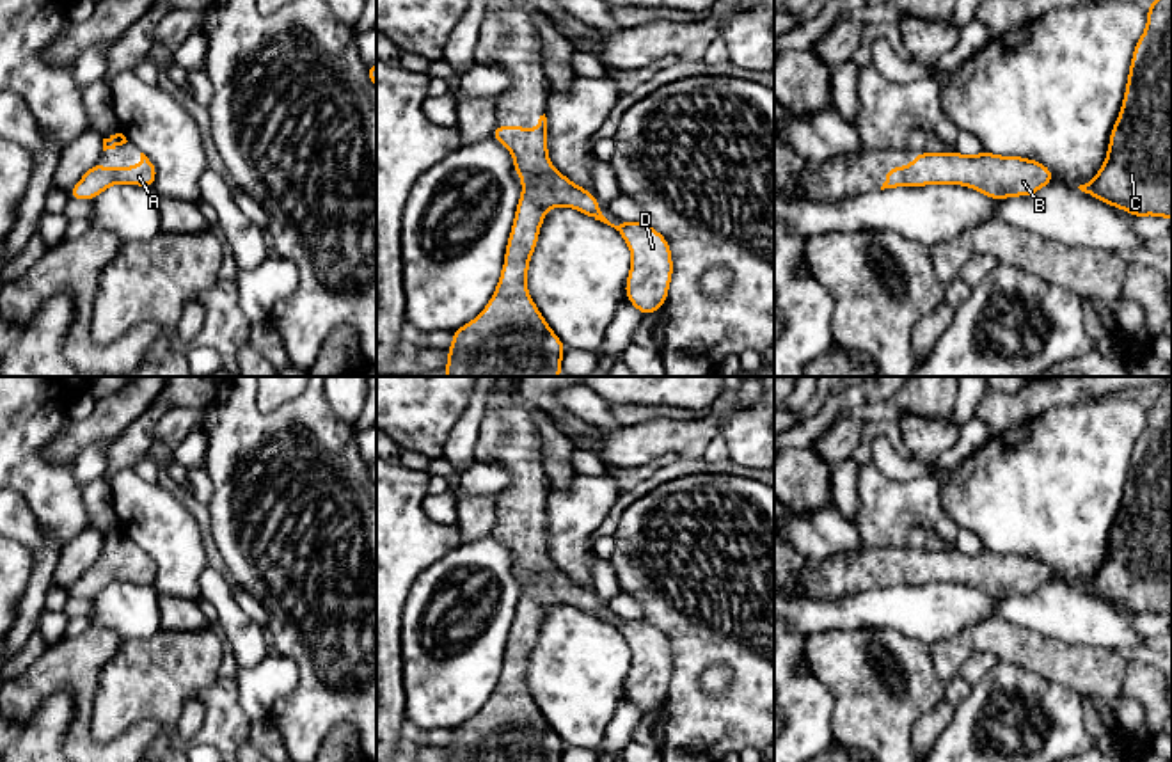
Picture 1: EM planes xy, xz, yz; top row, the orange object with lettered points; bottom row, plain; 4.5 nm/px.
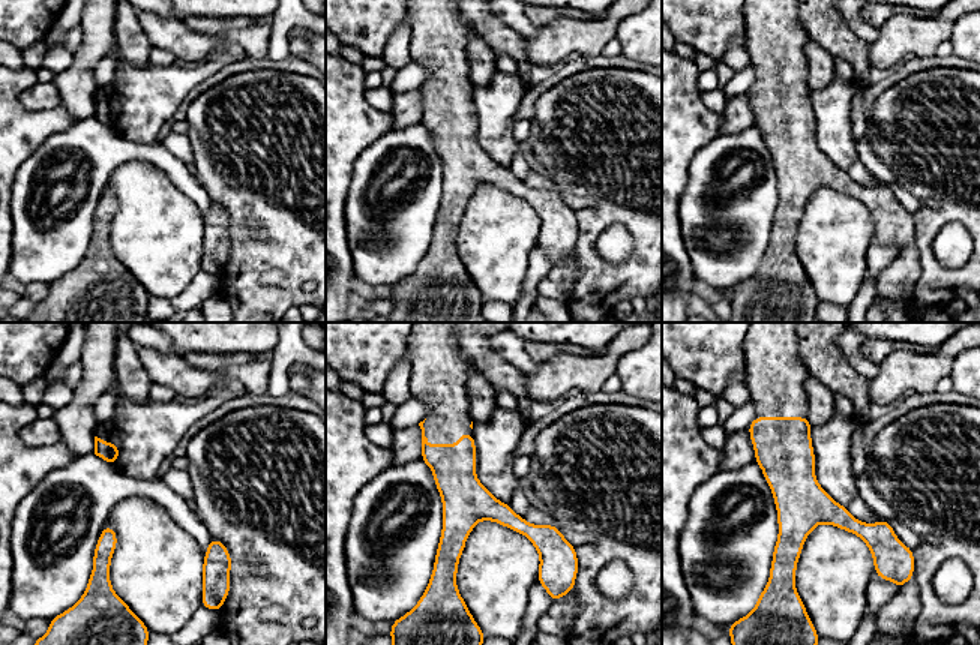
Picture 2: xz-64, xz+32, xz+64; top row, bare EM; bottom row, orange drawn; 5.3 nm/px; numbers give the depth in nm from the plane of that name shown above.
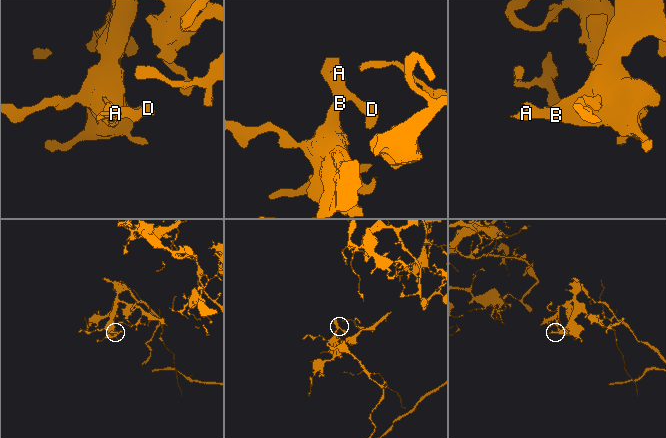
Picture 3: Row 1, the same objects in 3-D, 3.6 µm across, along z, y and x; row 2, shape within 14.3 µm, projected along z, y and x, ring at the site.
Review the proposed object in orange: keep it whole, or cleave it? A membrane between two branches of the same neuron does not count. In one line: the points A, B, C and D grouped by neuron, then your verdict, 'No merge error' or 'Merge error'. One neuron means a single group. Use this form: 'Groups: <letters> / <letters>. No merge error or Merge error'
Groups: A B C D. No merge error

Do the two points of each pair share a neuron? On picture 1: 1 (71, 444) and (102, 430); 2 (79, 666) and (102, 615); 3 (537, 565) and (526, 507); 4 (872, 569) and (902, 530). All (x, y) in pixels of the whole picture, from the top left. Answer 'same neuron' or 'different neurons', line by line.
1: same neuron
2: different neurons
3: same neuron
4: different neurons

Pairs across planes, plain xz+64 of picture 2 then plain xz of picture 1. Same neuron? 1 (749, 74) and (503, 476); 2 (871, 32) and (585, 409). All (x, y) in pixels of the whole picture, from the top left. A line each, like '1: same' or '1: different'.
1: same
2: same

